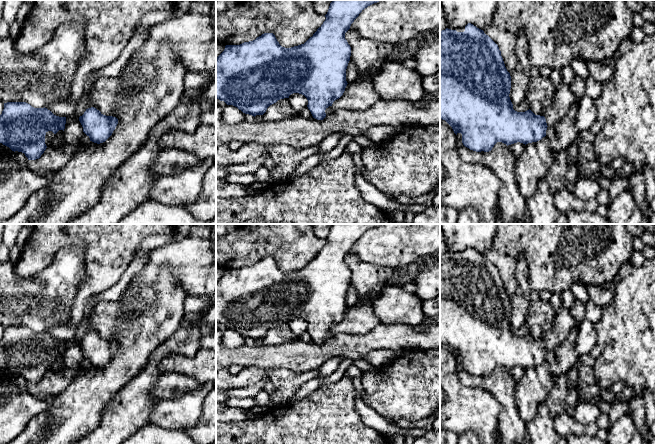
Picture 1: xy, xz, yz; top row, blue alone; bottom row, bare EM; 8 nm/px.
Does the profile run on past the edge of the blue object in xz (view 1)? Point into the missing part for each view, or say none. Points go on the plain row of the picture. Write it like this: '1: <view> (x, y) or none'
1: none

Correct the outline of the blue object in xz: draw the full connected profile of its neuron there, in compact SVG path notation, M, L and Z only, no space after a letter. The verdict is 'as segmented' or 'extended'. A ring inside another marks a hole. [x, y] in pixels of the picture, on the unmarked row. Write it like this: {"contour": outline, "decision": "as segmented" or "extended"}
{"contour": "M333 224L323 248L312 261L298 270L282 271L273 257L264 257L255 264L240 269L226 269L224 275L216 281L216 322L255 341L263 339L267 332L278 324L289 322L293 317L299 317L307 322L307 331L313 342L323 344L326 341L325 334L343 319L348 308L346 293L350 285L351 271L345 263L345 257L365 232L379 225Z", "decision": "as segmented"}

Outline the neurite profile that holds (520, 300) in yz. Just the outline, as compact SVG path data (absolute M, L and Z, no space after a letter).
M520 257L515 264L515 276L517 286L514 294L510 297L509 321L512 328L518 329L526 322L532 291L531 271L524 257Z

